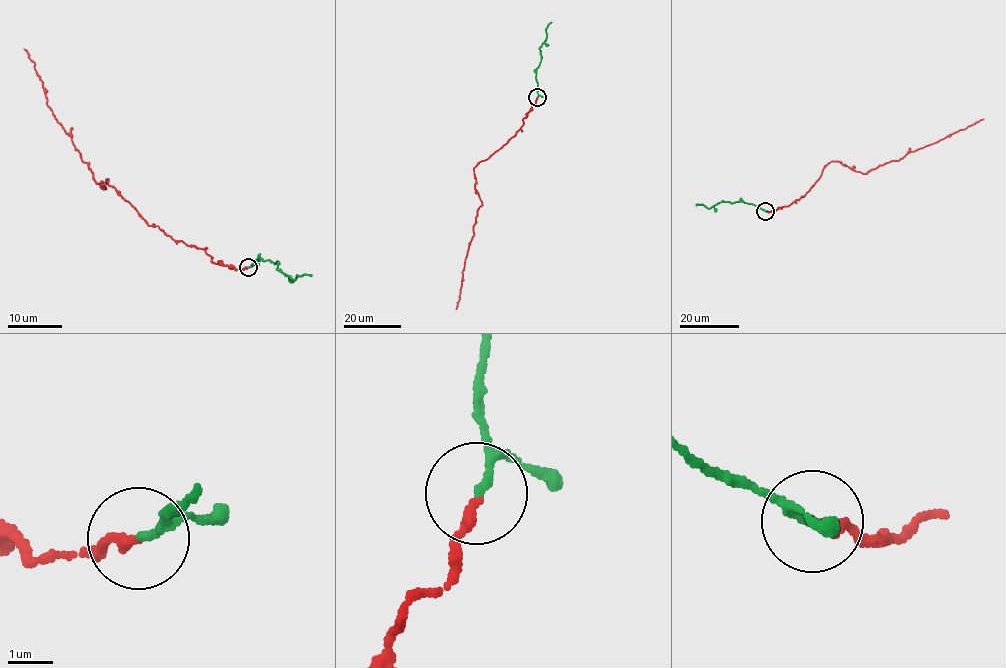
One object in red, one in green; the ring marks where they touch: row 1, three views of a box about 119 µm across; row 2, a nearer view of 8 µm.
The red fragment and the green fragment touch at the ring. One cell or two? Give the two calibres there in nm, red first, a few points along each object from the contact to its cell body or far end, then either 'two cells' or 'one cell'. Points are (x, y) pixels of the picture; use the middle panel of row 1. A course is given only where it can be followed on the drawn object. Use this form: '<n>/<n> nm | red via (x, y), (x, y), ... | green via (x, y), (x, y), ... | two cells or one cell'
220/120 nm | red via (537, 98), (522, 119), (520, 130), (473, 169), (474, 187), (481, 205), (477, 212), (455, 310) | green via (537, 97), (539, 47), (552, 22) | one cell

